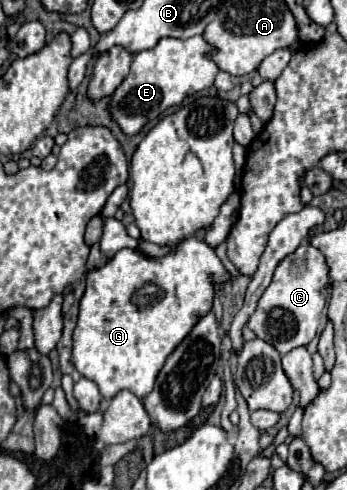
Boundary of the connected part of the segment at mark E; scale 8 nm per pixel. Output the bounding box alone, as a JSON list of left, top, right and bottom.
[112,36,220,136]

